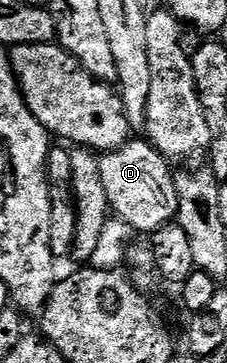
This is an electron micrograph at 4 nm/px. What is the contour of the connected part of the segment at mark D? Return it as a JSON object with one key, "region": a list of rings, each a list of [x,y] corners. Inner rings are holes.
{"region":[[[132,138],[122,148],[103,153],[98,160],[98,174],[111,211],[133,231],[152,234],[175,219],[177,194],[174,174],[166,158],[149,141],[141,140]]]}

